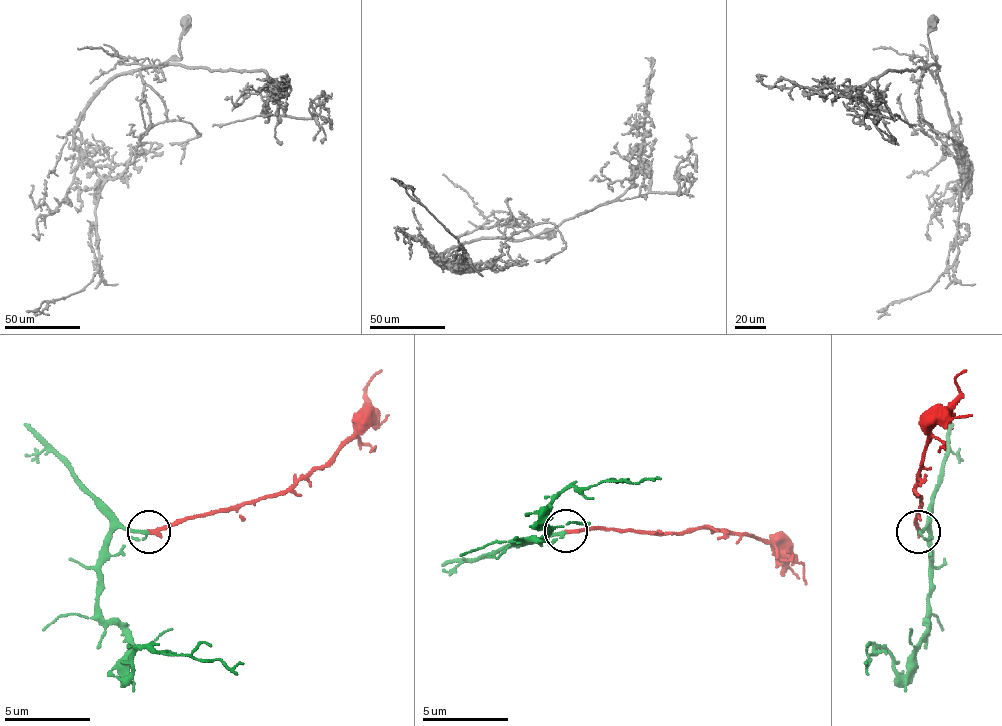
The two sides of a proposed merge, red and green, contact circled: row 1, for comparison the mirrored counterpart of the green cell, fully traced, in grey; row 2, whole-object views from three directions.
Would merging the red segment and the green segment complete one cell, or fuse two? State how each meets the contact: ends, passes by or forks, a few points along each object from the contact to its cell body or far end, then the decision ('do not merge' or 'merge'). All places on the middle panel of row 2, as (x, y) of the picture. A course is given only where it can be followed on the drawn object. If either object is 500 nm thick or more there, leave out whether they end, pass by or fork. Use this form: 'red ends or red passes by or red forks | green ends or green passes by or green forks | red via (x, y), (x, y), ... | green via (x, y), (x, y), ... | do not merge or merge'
red ends | green passes by | red via (567, 532), (701, 527), (727, 532), (766, 540), (783, 558), (783, 570), (800, 579) | green via (567, 532), (515, 540), (537, 540), (545, 514), (563, 493), (606, 480), (662, 480) | merge

